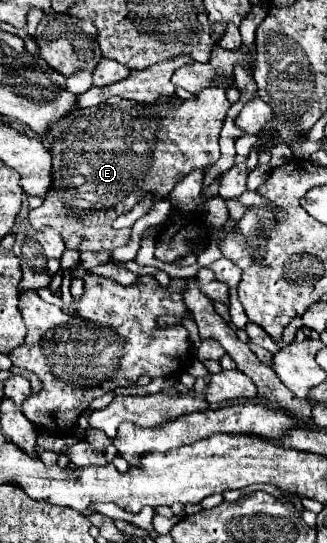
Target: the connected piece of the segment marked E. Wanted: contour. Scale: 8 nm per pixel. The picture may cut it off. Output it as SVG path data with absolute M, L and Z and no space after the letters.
M212 85L196 95L190 101L158 101L158 105L138 105L136 101L120 101L114 105L98 105L76 109L70 113L66 121L60 121L50 129L48 141L52 143L54 157L54 189L50 189L50 197L28 213L28 221L34 229L54 227L62 229L64 223L70 223L74 233L92 245L92 251L122 247L130 239L130 229L114 229L112 221L128 213L150 189L158 189L158 199L166 199L174 185L188 175L192 169L210 167L220 157L218 137L224 125L224 119L230 109L230 101L226 99L226 85Z

